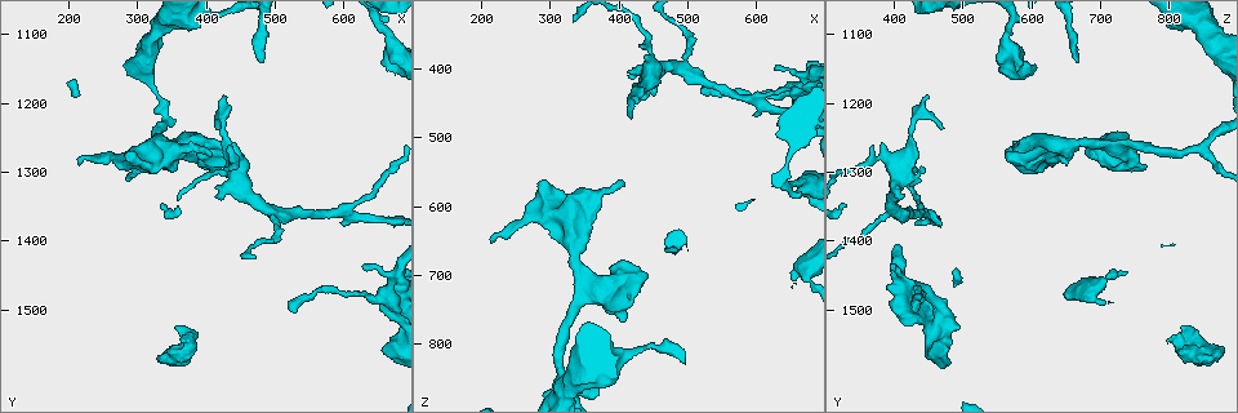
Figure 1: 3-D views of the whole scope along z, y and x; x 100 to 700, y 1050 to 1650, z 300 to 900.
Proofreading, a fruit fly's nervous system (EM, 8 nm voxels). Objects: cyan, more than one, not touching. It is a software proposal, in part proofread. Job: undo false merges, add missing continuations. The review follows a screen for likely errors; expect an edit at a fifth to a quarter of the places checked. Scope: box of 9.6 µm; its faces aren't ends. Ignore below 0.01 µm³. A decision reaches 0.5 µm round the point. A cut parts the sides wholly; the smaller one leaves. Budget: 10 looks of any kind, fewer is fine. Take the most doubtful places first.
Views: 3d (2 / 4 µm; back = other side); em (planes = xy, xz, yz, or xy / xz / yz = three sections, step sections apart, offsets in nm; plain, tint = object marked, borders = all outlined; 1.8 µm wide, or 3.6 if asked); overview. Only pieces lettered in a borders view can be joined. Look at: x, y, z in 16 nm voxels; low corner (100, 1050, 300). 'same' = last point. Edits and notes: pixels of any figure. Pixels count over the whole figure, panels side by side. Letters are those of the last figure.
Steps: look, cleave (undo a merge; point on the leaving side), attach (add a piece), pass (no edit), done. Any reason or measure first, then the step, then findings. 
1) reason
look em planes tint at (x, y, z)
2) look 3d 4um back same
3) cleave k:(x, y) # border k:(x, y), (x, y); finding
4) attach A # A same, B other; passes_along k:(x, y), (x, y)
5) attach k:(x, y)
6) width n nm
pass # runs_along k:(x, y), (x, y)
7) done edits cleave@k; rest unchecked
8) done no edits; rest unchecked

branch stops here
look 3d 4um back at (360, 1545, 800)

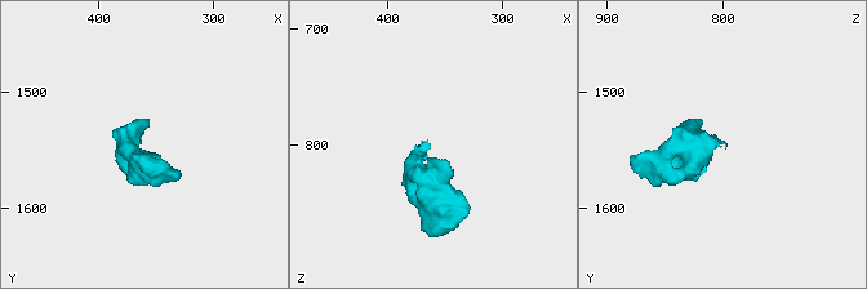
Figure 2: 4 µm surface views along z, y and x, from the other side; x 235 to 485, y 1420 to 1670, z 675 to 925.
look em planes plain at (362, 1542, 798)

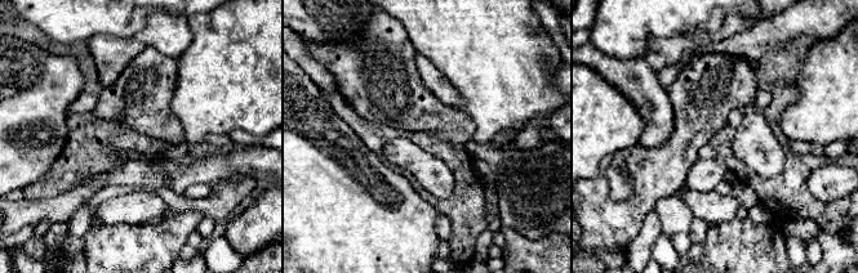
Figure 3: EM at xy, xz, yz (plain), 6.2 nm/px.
look em planes borders same

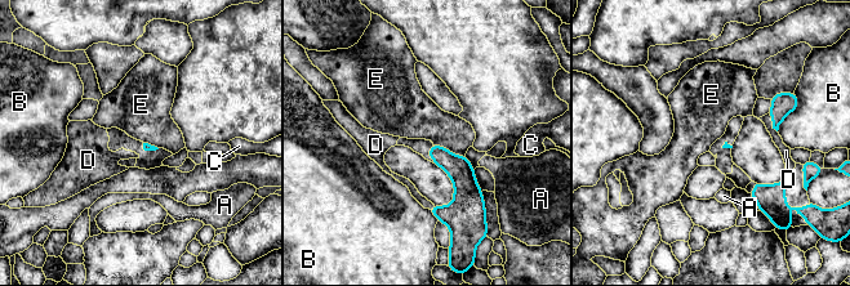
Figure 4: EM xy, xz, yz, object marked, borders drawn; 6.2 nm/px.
attach D # A other, B other, C other, D same, E other; it goes on there

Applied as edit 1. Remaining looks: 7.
look em planes borders at (655, 1490, 715)

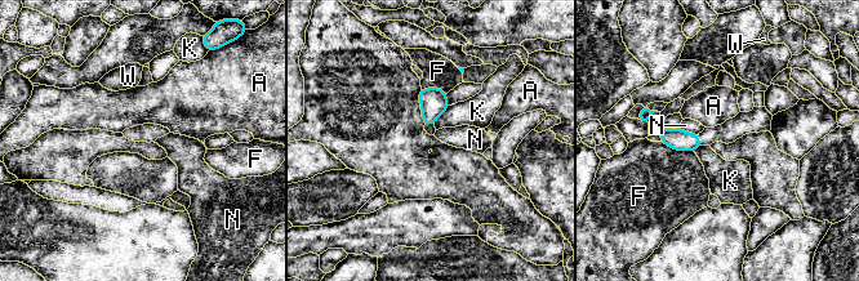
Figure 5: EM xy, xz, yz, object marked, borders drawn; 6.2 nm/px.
longest_contact F 220 nm
pass # A other, F other, K other, N other, W other; border 5:(680, 128), (698, 134); none of them fits

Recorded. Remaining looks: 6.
branch stops here
look em planes borders at (480, 1135, 670)

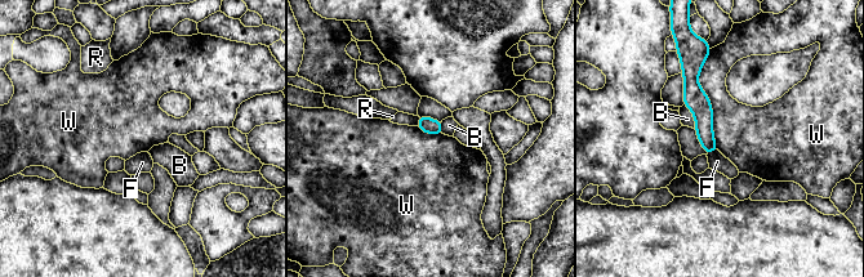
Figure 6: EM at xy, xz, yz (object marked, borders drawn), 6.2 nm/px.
pass # B other, F other, R other, W other; border 6:(709, 50), (698, 84), (718, 150); no lettered piece goes on from it

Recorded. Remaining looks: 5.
free end
look 3d 2um back at (660, 1555, 480)

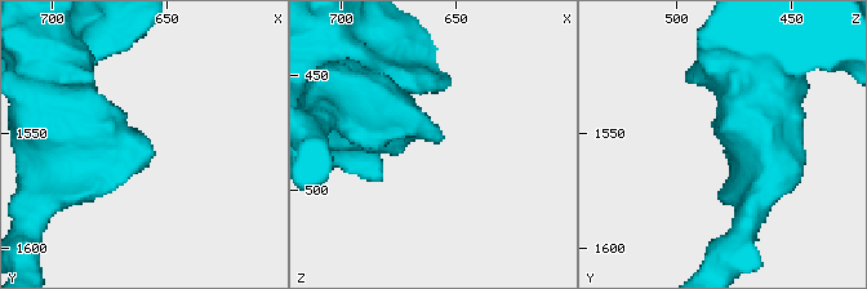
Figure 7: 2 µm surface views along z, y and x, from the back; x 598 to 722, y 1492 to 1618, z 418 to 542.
look em planes borders at (656, 1556, 479)

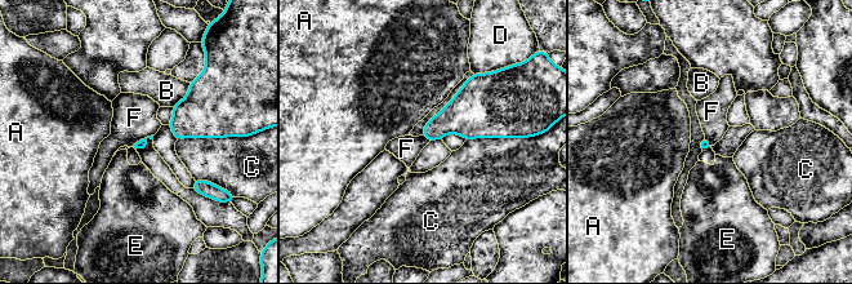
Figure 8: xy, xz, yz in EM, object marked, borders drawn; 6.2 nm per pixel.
pass # A other, B other, C other, D other, E other, F other; border 8:(152, 134), (141, 138), (133, 146); no lettered piece goes on from it

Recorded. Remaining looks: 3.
done edits attach@4; rest unchecked

